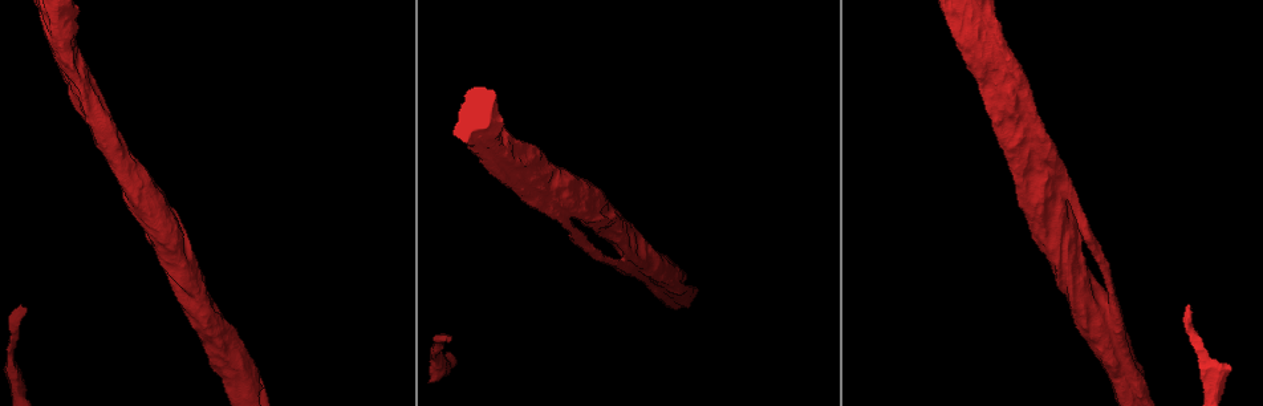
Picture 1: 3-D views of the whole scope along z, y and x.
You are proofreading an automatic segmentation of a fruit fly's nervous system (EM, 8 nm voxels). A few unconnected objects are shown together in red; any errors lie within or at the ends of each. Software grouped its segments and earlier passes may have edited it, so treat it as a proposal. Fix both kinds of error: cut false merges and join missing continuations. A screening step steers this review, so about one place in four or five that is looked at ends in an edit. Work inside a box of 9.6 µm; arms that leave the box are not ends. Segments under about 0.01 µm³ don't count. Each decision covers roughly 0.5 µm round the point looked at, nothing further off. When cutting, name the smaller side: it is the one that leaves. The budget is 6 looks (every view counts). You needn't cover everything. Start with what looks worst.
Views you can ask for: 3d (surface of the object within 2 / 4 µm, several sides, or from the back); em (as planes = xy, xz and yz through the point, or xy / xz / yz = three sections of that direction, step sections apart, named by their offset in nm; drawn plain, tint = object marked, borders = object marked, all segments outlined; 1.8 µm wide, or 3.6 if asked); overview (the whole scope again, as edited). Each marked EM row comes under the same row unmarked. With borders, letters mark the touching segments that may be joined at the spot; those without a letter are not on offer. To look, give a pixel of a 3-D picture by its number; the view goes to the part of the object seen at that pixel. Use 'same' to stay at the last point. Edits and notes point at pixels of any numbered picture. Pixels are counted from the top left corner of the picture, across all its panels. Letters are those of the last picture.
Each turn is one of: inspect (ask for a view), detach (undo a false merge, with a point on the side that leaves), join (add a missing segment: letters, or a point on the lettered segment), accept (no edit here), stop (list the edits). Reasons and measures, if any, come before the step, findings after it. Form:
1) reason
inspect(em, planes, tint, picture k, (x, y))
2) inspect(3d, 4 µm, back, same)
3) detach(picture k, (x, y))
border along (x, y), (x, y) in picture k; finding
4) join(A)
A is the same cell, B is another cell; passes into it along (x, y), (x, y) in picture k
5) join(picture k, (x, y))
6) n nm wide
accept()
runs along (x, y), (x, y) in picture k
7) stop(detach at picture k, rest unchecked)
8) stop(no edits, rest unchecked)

tapers out
inspect(em, planes, borders, picture 1, (449, 338))

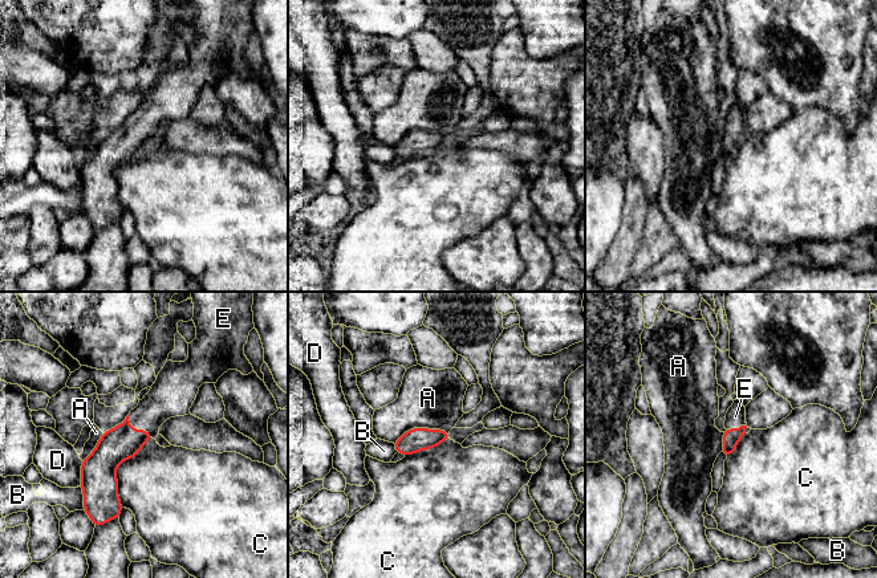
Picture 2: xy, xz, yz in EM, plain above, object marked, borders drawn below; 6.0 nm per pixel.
C touches over 460 nm
join(E)
E is the same cell, A, B, C and D are other cells; passes into it along (121, 443), (138, 430), (166, 399) in picture 2; it goes on there

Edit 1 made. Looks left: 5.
inspect(overview)

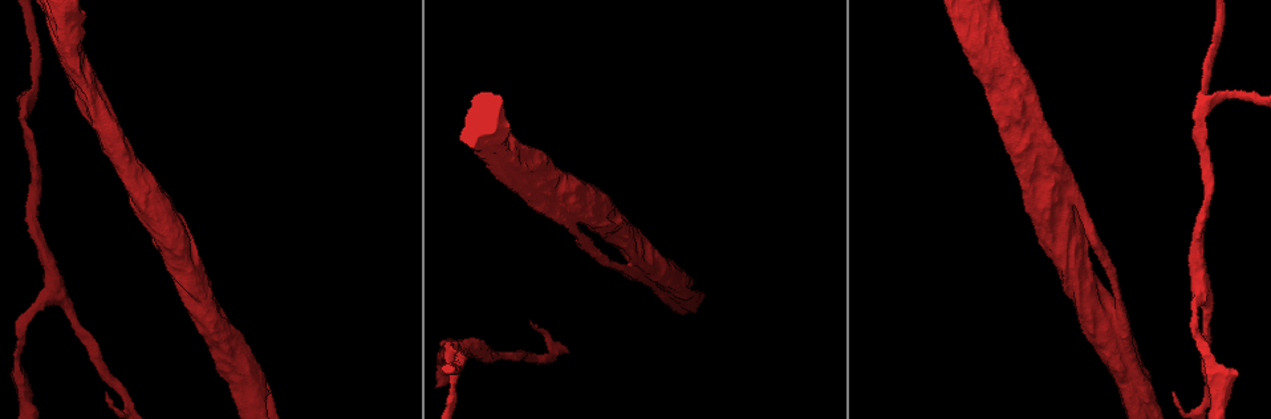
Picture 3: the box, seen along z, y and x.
side arm on a straight run
inspect(em, yz, step 16, tint, picture 3, (1202, 103))

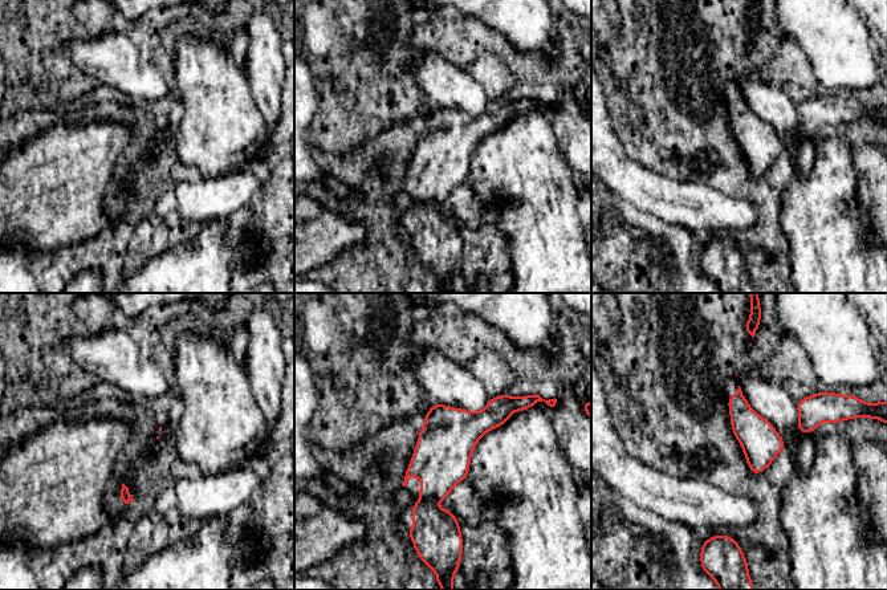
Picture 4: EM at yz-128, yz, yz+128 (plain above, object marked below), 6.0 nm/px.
inspect(em, planes, borders, same)

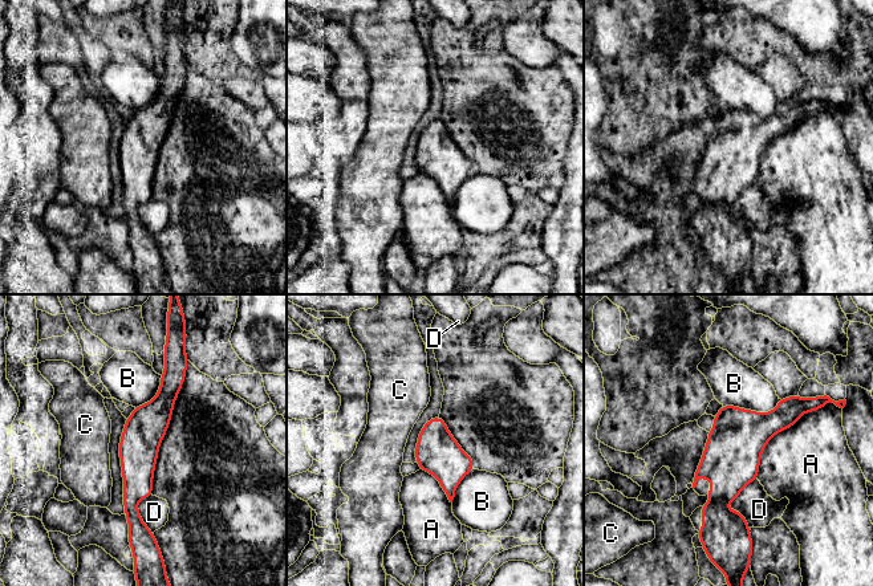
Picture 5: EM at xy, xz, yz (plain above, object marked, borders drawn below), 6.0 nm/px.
240 nm wide
accept()
A, B, C and D are other cells; border along (817, 409), (767, 443), (756, 479) in picture 5; one cell here

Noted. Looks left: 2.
thin end
inspect(em, yz, step 8, borders, picture 3, (105, 391))

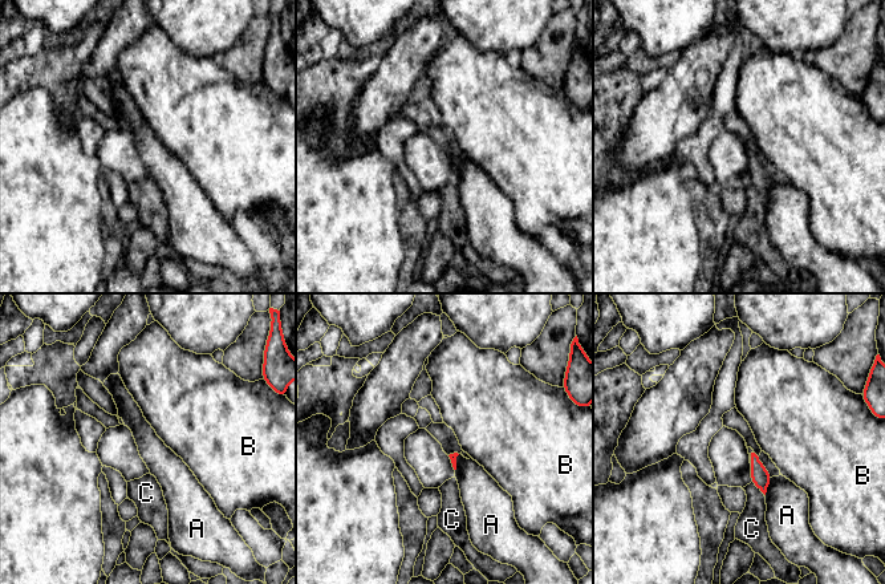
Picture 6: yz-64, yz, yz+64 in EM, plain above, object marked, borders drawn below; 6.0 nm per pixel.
accept()
A, B and C are other cells; border along (772, 477), (764, 495) in picture 6; none of them fits

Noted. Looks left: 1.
stop(join at picture 2, rest unchecked)

